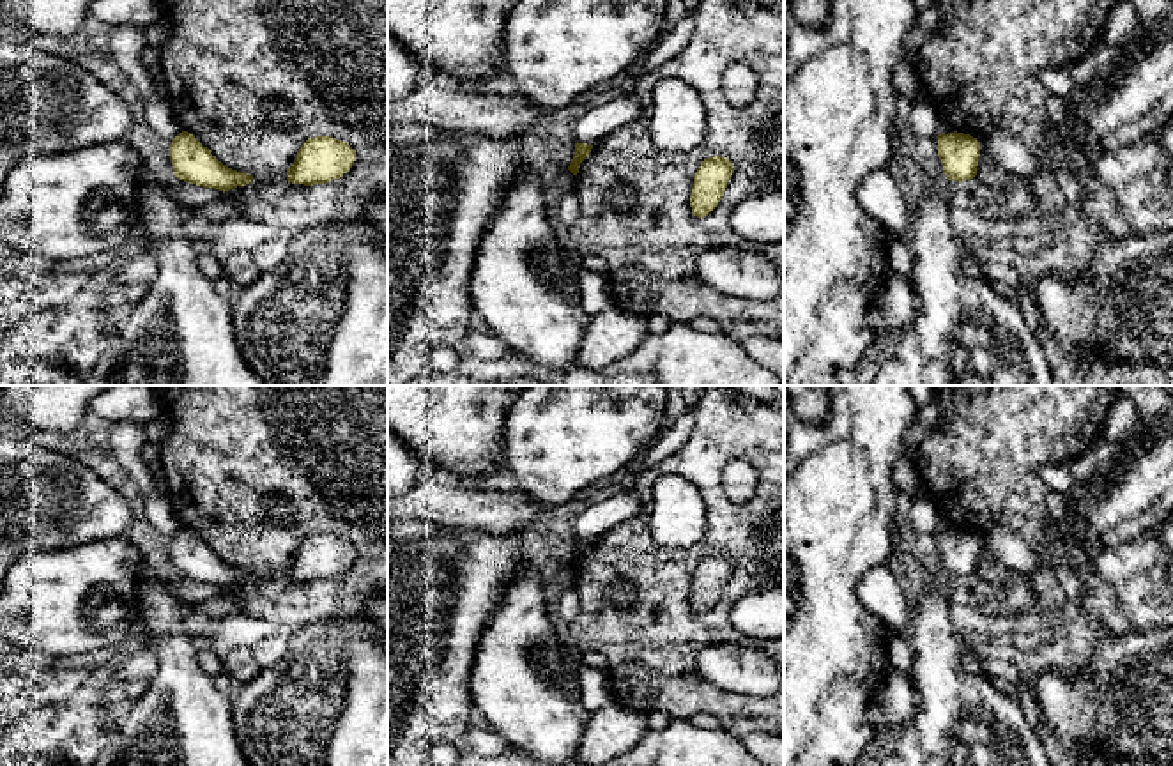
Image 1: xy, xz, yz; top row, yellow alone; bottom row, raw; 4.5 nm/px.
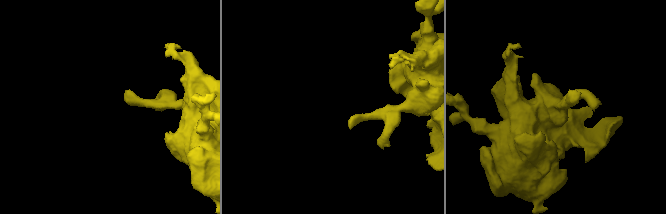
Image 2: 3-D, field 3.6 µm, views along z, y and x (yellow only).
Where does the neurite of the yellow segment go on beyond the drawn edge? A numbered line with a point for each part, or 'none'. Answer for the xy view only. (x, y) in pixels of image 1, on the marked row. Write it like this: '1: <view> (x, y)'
none

